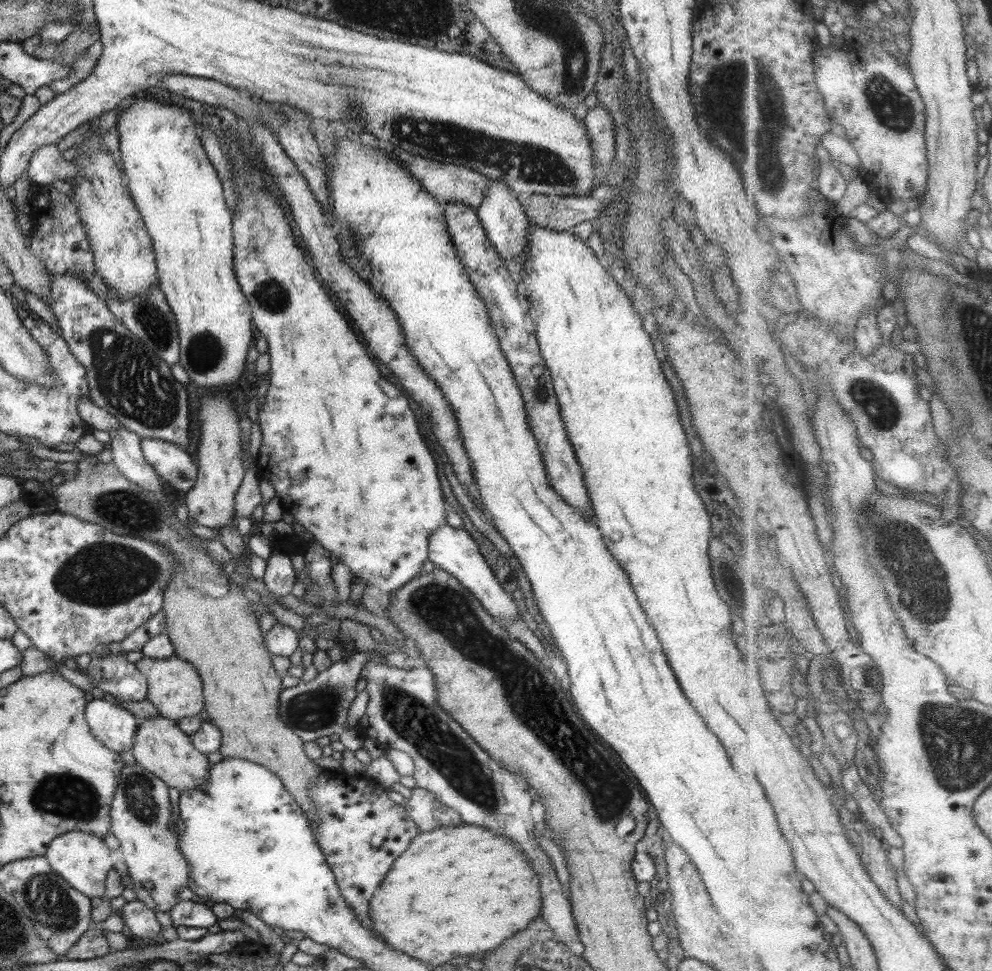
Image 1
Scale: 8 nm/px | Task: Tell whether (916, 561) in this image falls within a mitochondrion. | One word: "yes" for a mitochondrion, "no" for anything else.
yes

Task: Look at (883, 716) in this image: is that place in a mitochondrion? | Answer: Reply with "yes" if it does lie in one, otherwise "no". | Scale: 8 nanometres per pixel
no

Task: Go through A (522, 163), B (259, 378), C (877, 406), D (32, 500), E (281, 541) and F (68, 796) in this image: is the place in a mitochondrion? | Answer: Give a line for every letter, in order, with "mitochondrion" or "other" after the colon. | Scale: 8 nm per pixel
A: mitochondrion
B: other
C: mitochondrion
D: other
E: other
F: mitochondrion

